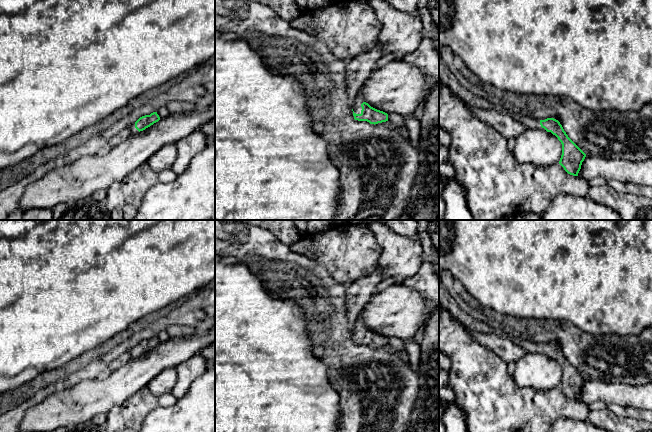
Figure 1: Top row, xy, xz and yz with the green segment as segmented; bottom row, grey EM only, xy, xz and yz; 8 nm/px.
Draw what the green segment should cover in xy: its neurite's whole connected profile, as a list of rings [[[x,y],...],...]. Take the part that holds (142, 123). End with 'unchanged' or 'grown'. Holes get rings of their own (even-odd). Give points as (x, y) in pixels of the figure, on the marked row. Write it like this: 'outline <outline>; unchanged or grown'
outline [[[153,112],[150,115],[145,115],[140,117],[135,123],[131,123],[129,125],[131,134],[137,134],[140,131],[145,130],[146,128],[150,127],[154,123],[160,120],[159,115],[157,112]]]; grown

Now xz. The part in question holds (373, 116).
outline [[[360,91],[357,93],[354,100],[353,116],[355,120],[367,121],[374,125],[388,121],[388,114],[366,103]]]; grown

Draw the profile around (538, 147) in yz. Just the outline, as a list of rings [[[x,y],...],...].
[[[530,128],[515,140],[513,155],[518,162],[535,166],[559,164],[562,144],[555,135],[542,129]]]

